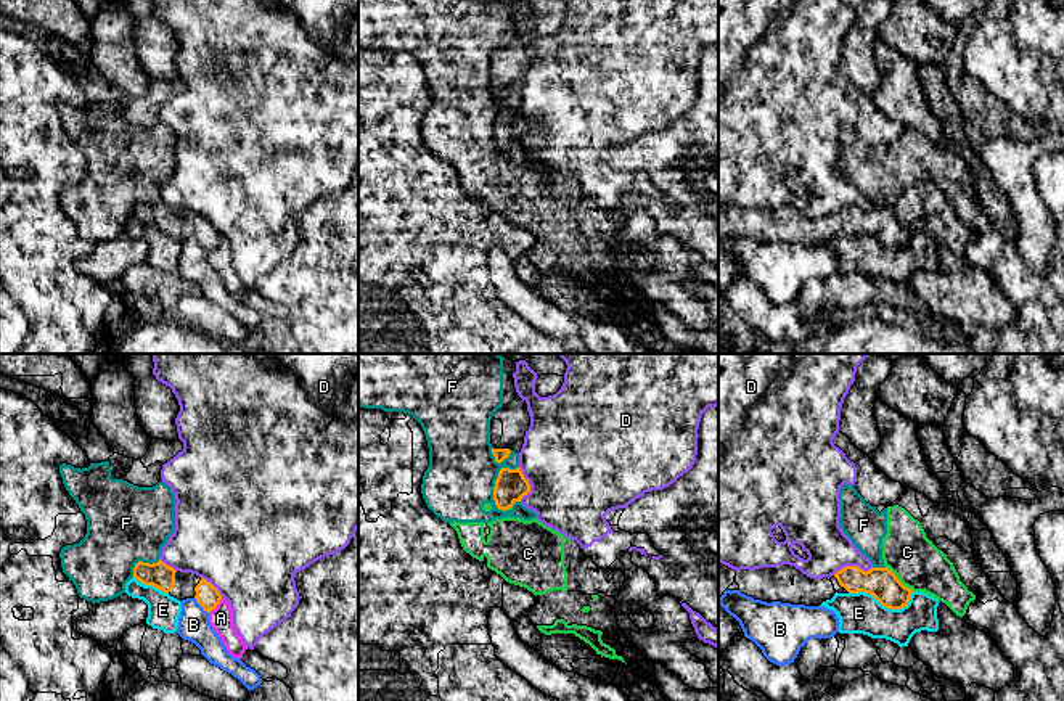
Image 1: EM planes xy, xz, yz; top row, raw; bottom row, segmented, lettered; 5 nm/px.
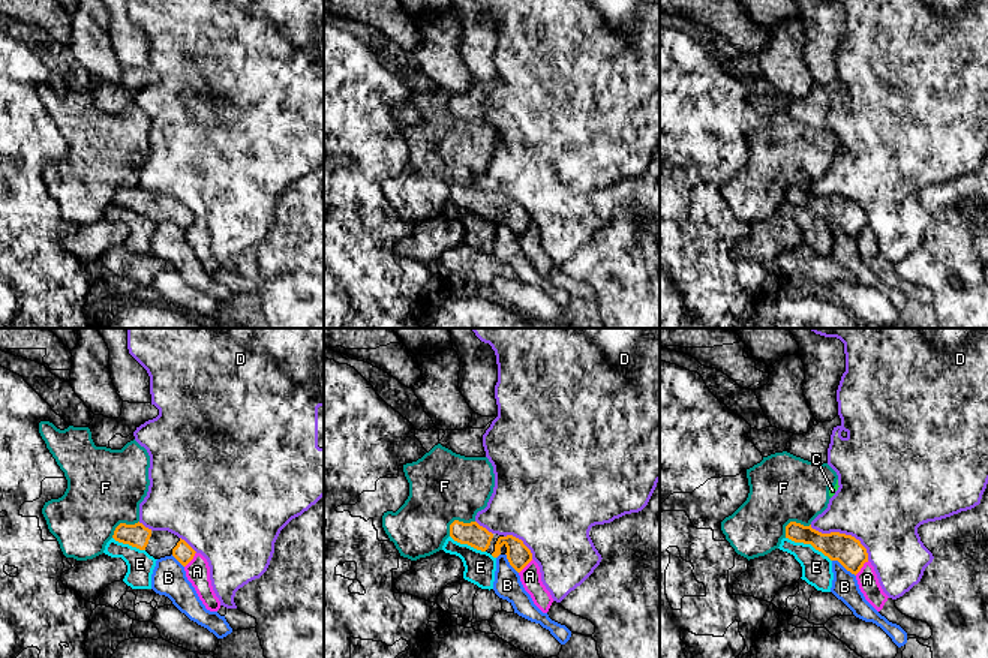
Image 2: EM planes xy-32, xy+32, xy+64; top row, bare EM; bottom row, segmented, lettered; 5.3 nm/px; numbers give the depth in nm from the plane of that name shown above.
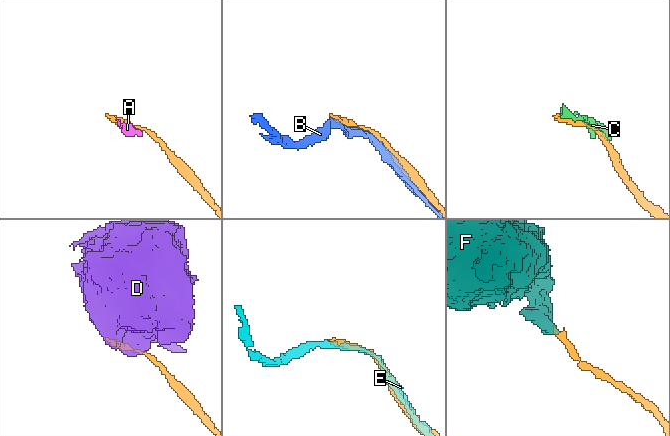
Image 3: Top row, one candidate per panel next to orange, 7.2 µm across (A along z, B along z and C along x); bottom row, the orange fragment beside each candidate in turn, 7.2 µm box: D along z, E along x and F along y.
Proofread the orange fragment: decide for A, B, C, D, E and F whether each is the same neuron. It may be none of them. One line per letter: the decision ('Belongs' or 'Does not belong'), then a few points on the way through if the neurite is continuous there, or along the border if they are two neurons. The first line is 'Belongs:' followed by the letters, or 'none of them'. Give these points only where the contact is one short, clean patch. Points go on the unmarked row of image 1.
Belongs: none of them
A: Does not belong
B: Does not belong
C: Does not belong
D: Does not belong
E: Does not belong
F: Does not belong. Boundary: xz (518, 105), (502, 108), (495, 121), (494, 143), (503, 151)

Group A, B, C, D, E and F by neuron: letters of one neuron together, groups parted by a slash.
A / B / C F / D / E

